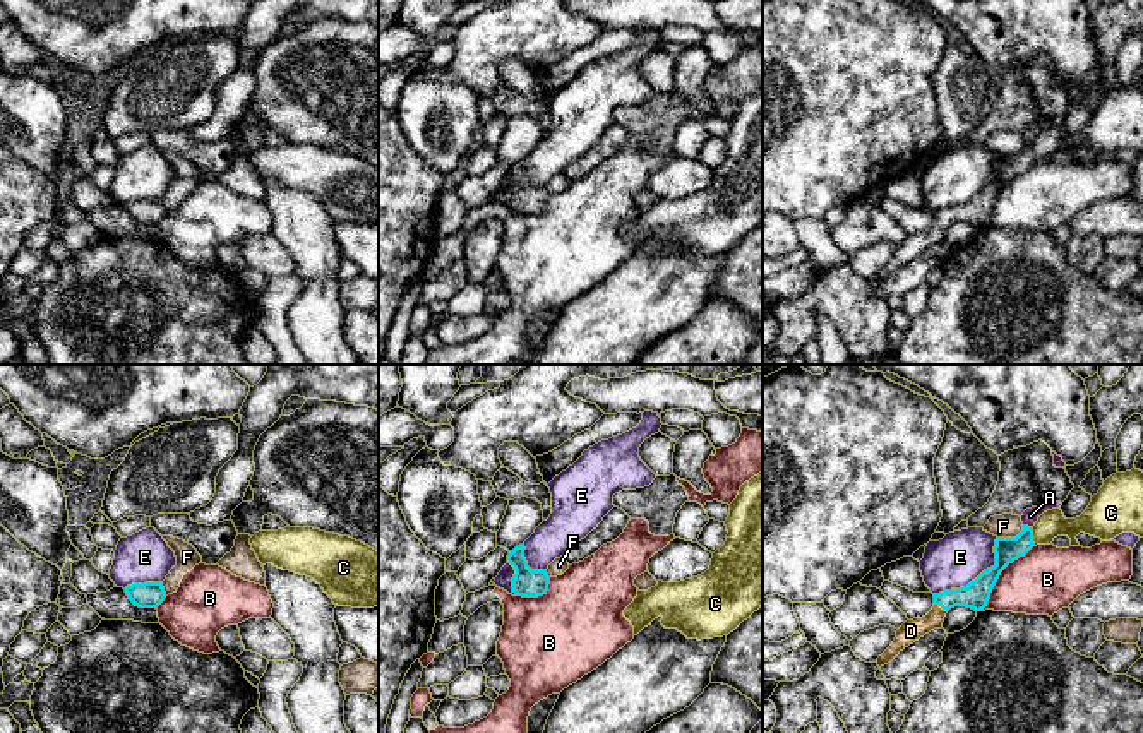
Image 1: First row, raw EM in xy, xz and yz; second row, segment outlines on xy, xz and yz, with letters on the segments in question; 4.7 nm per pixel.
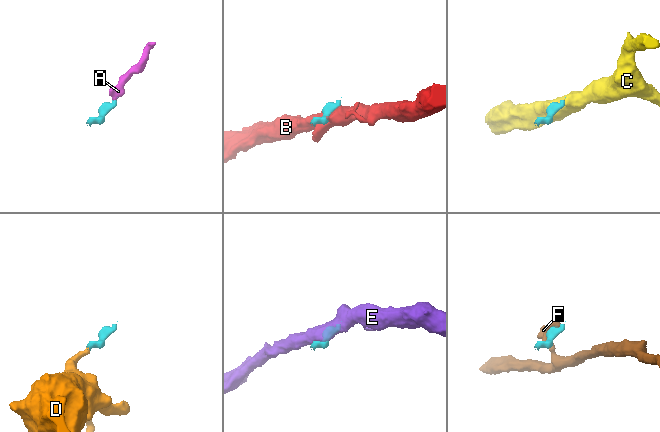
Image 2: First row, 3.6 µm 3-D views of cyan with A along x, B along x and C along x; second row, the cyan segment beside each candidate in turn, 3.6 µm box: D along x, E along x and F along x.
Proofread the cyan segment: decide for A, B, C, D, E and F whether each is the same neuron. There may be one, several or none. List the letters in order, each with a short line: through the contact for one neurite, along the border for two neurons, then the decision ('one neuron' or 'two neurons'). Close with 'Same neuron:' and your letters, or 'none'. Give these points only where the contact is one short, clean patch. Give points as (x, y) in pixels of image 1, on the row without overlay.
A: line yz (1006, 166), (1027, 143), (1030, 132); one neuron
B: two neurons
C: line yz (1032, 146), (1035, 161); two neurons
D: line yz (977, 209), (950, 214), (941, 223), (924, 242), (910, 247); one neuron
E: two neurons
F: line yz (1023, 143), (1015, 153), (998, 154); two neurons
Same neuron: A, D

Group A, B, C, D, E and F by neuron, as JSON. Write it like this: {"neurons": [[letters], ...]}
{"neurons": [["A", "D"], ["B"], ["C"], ["E"], ["F"]]}

